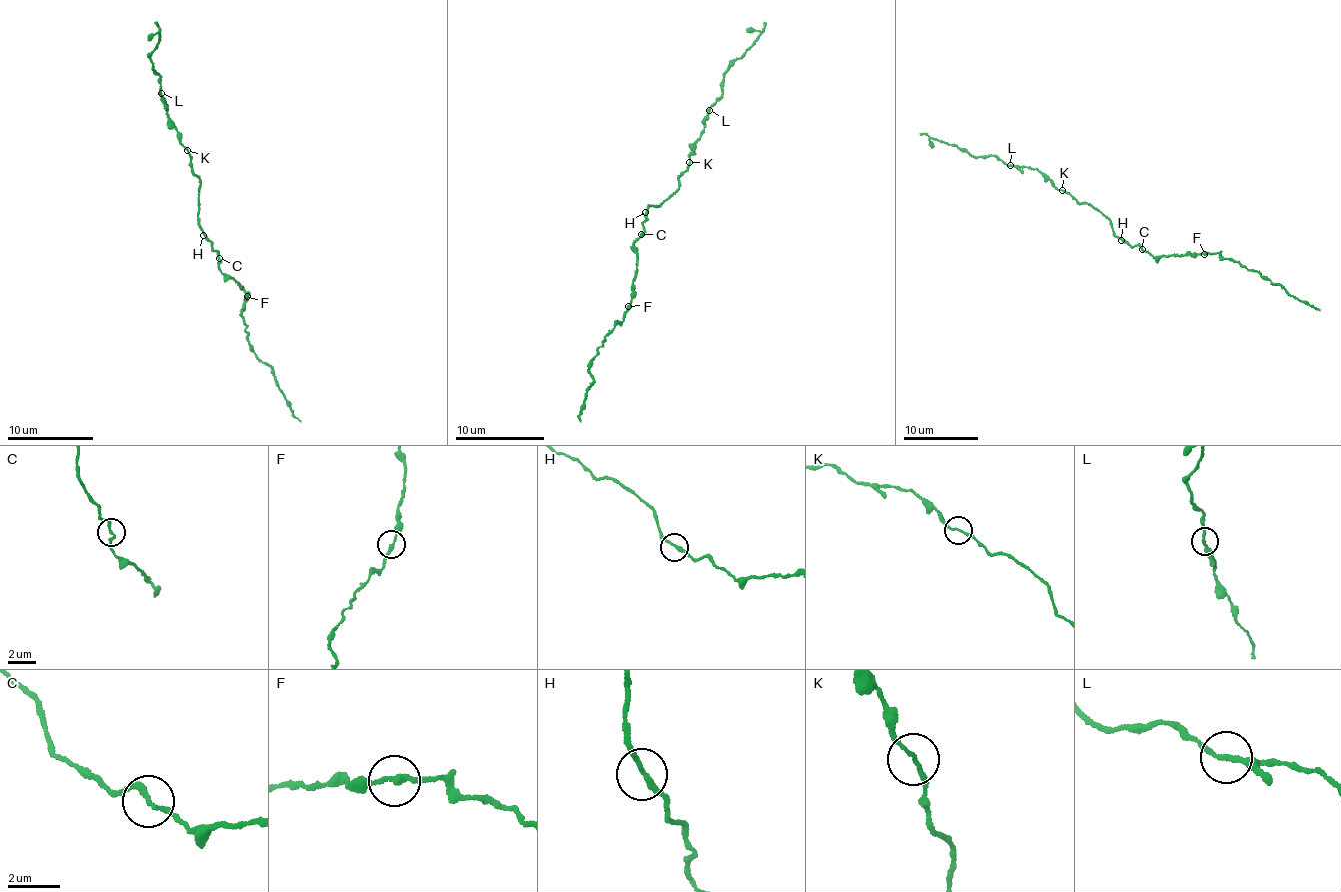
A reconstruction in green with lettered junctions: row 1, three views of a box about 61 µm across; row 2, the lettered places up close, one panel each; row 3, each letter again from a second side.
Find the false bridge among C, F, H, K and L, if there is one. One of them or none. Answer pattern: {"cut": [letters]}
{"cut": []}

